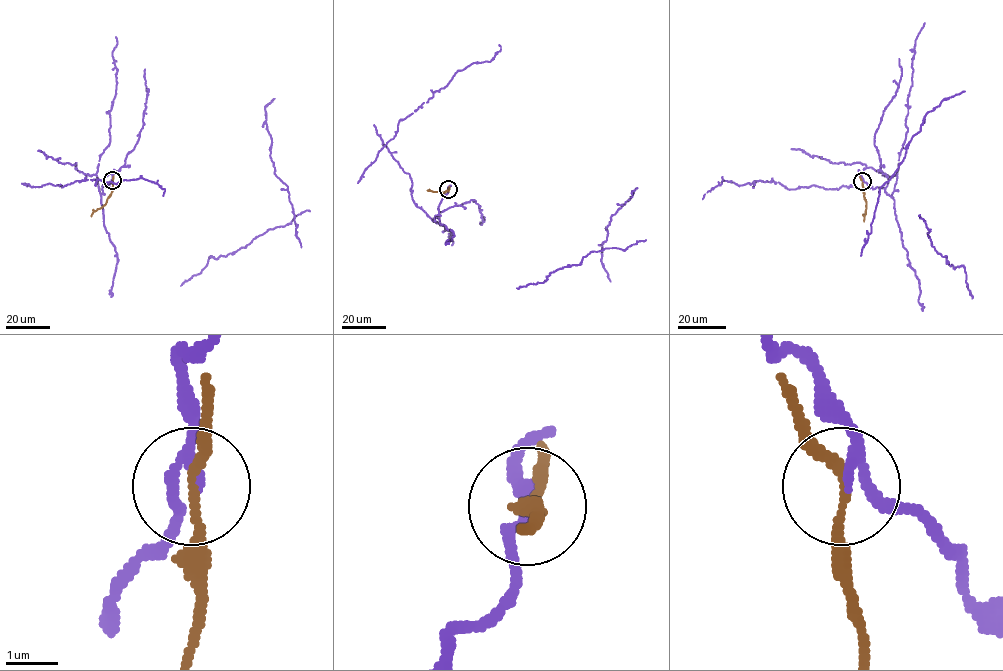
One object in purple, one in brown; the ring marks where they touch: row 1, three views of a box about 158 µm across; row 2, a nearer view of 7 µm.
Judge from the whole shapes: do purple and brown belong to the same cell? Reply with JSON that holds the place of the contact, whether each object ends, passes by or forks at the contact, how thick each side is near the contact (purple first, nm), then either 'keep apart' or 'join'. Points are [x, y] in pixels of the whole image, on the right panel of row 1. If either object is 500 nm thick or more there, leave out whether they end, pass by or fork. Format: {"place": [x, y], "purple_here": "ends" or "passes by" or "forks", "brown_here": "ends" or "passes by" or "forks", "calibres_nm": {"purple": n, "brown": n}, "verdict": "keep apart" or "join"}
{"place": [862, 181], "purple_here": "passes by", "brown_here": "passes by", "calibres_nm": {"purple": 160, "brown": 160}, "verdict": "keep apart"}

